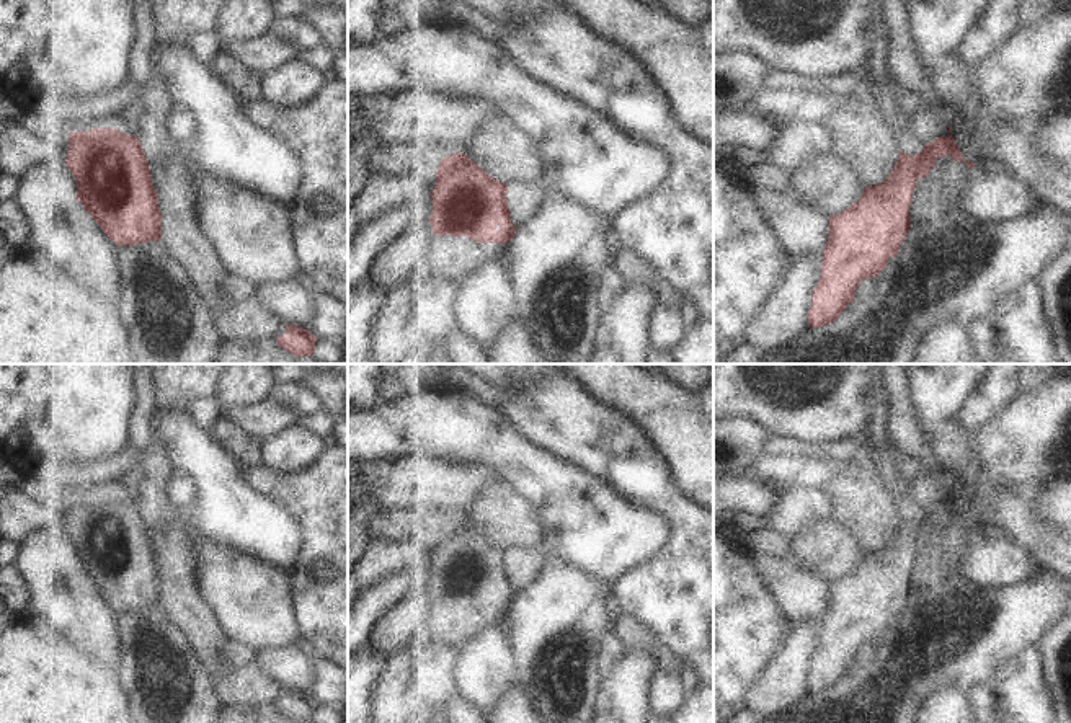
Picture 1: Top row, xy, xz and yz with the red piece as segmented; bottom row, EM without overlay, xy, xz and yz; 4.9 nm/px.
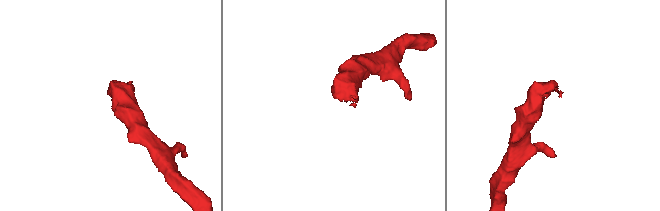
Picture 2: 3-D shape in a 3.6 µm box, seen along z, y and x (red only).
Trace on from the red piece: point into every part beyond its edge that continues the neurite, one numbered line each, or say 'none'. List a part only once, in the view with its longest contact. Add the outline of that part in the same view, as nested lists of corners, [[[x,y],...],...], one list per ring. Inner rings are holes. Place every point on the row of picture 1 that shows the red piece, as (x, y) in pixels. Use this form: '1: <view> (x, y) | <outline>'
none

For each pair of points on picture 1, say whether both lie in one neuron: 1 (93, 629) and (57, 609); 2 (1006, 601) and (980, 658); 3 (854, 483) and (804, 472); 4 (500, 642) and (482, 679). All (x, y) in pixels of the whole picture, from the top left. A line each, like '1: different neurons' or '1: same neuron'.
1: same neuron
2: same neuron
3: different neurons
4: same neuron

